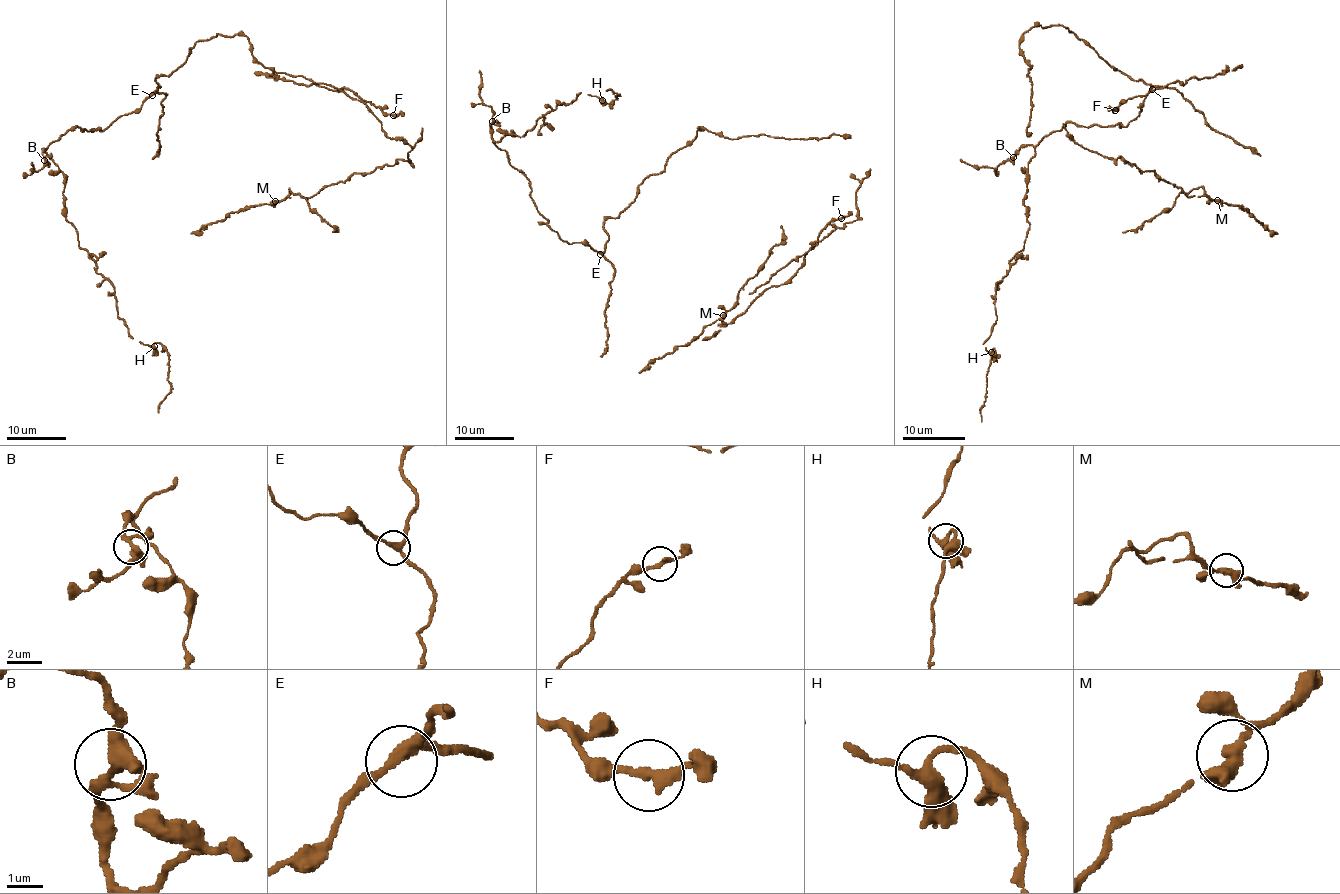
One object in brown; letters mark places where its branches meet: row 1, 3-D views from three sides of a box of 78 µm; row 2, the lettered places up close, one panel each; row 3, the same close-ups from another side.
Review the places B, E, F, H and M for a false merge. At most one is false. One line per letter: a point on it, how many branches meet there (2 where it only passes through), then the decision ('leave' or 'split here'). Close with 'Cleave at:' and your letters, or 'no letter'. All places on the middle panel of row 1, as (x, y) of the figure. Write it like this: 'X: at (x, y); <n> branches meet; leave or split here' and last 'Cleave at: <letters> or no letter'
B: at (492, 121); 4 branches meet; leave
E: at (600, 254); 3 branches meet; leave
F: at (841, 218); 2 branches meet; leave
H: at (602, 100); 3 branches meet; leave
M: at (723, 315); 4 branches meet; leave
Cleave at: no letter

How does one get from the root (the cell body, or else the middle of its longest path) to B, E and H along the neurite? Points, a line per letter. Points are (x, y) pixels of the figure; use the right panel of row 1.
B: (1069, 30), (1112, 67), (1144, 81), (1151, 90), (1140, 113), (1126, 126), (1067, 123), (1013, 157)
E: (1069, 30), (1086, 40), (1112, 67), (1135, 81), (1144, 81), (1152, 89)
H: (1069, 30), (1151, 90), (1126, 126), (1067, 123), (1039, 141), (1030, 228), (996, 284), (991, 352)

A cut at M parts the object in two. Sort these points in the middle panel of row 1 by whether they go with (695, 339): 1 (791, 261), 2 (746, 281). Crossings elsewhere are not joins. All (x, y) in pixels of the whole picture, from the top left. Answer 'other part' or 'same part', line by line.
1: other part
2: other part

